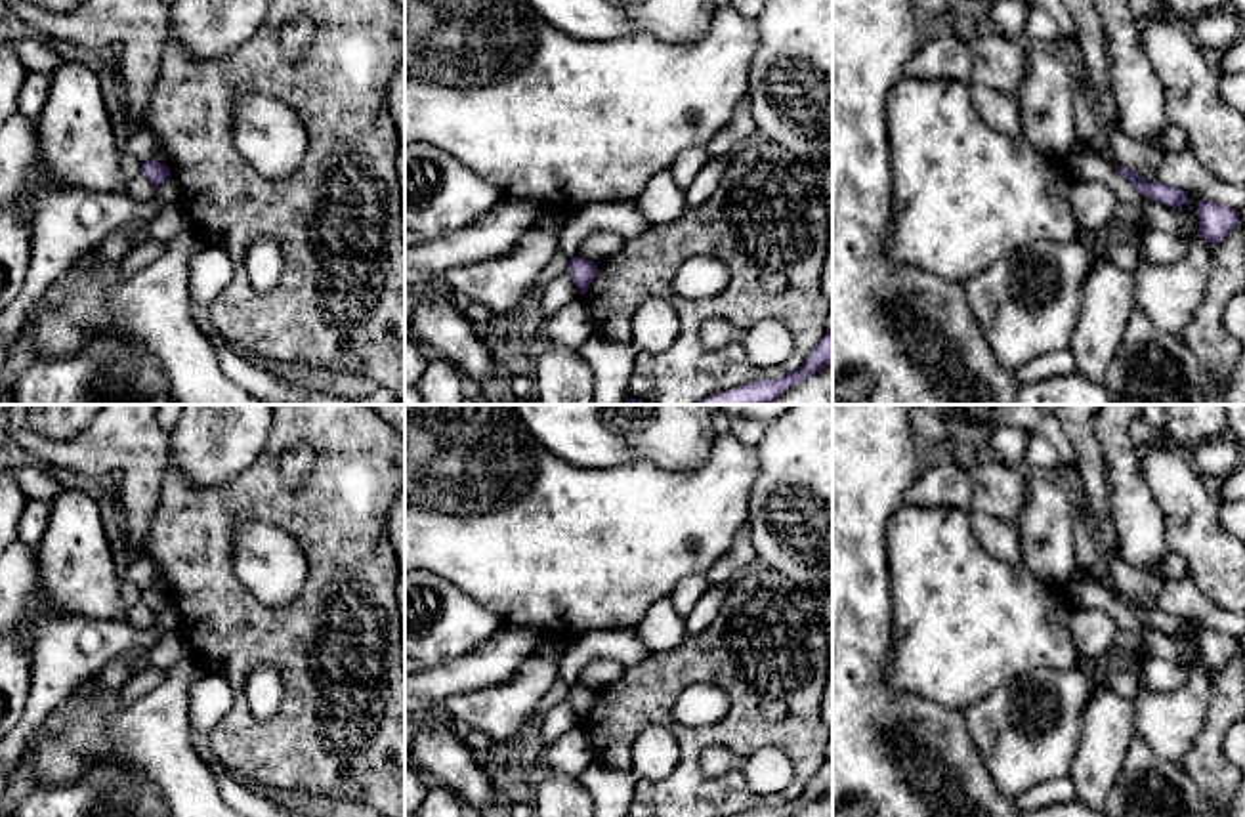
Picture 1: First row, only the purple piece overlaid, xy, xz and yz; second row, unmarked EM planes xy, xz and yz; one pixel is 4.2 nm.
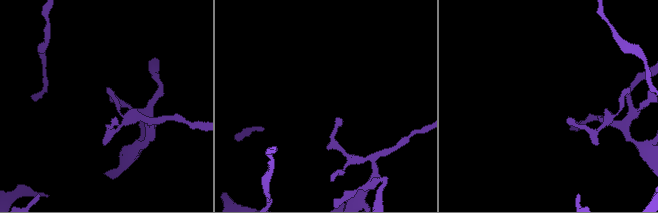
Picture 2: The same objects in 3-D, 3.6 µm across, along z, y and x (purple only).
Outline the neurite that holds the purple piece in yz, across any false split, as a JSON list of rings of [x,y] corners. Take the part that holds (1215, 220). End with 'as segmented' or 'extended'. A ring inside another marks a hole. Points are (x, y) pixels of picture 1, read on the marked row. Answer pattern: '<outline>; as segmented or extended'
[[[1205,197],[1197,202],[1195,214],[1199,218],[1199,233],[1209,248],[1216,246],[1239,223],[1239,212],[1224,204],[1211,202]]]; as segmented

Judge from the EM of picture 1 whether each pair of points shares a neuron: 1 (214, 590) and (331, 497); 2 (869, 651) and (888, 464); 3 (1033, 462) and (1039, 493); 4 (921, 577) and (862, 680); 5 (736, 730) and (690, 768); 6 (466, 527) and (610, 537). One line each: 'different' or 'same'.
1: same
2: same
3: different
4: different
5: same
6: same

